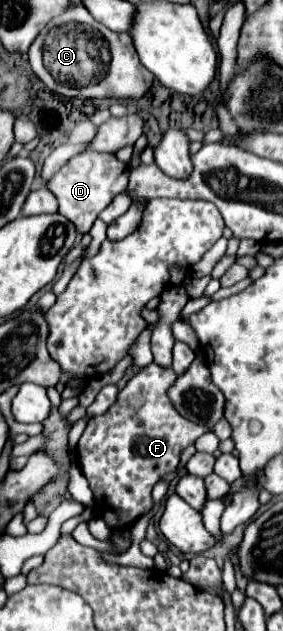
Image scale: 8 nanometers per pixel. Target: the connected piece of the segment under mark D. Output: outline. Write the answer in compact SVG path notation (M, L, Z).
M82 152L68 160L48 182L48 188L54 192L60 204L60 214L66 216L78 232L86 234L98 214L112 202L112 198L126 190L130 176L130 164L120 162L116 154L100 154L100 152Z

